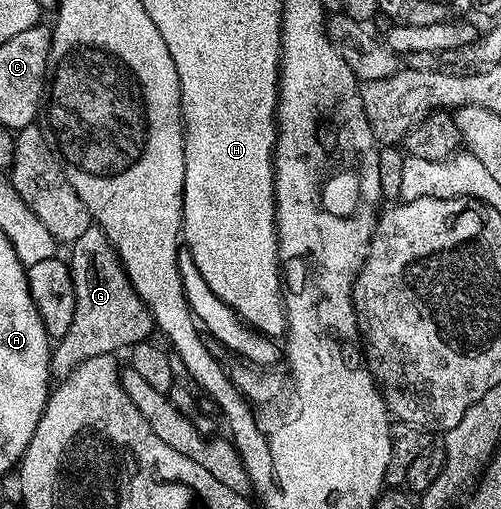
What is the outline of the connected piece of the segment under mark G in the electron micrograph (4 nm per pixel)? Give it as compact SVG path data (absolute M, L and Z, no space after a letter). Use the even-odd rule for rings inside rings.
M87 229L85 235L70 242L69 249L75 310L69 331L58 338L51 351L51 376L55 379L68 377L85 359L115 355L118 349L130 350L132 345L140 345L152 336L150 333L156 332L151 312L127 280L127 272L102 229Z

